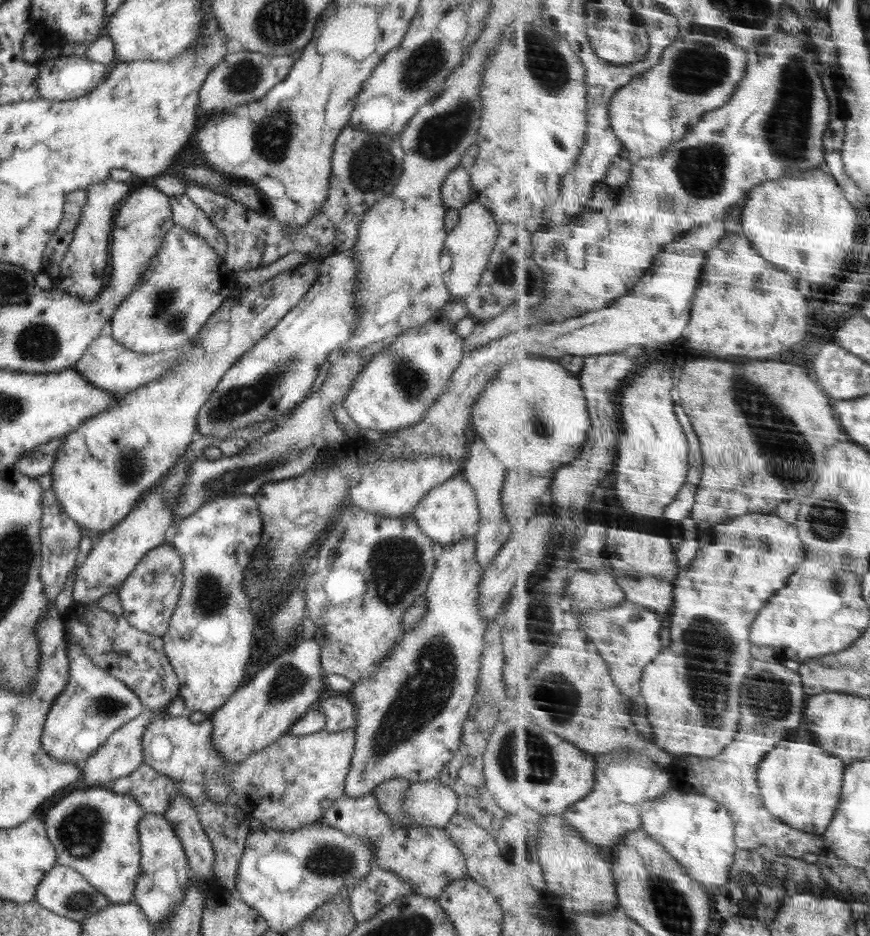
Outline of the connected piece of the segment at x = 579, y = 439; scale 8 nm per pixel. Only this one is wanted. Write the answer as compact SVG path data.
M540 356L520 357L502 365L471 406L469 420L476 434L510 472L529 471L536 475L556 472L574 462L582 454L592 430L589 400L581 377L572 376L561 361Z

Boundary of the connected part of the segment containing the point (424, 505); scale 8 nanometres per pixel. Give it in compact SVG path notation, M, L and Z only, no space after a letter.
M458 475L438 487L432 488L416 506L412 518L419 530L429 536L436 543L438 549L441 549L466 537L475 536L480 523L477 505L478 501L476 501L474 489L468 485L467 480L462 475Z

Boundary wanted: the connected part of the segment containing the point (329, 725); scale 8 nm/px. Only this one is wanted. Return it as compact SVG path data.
M335 693L315 704L326 717L323 728L328 732L340 732L346 729L354 729L357 725L357 715L354 703L349 695Z

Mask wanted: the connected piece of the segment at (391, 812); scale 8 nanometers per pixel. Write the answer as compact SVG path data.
M389 778L373 790L380 810L400 827L411 825L411 820L403 813L405 792L410 783L405 778Z

